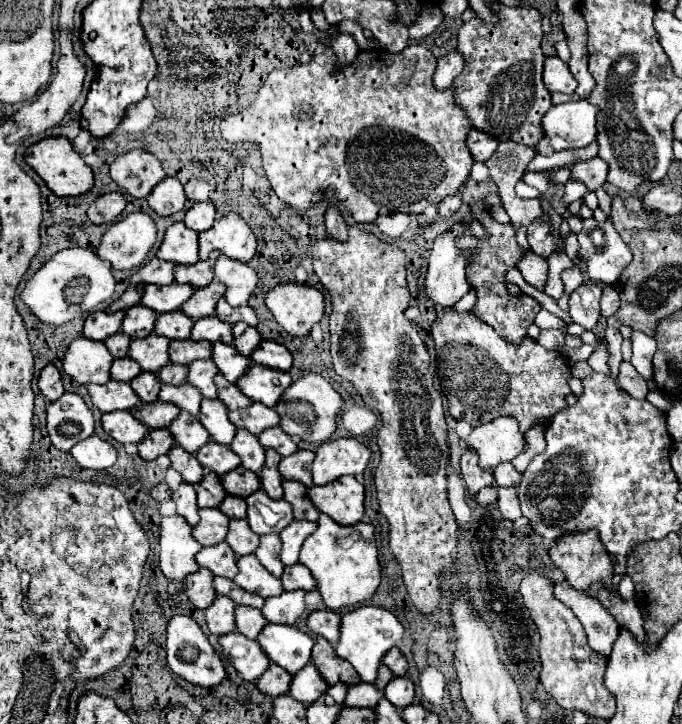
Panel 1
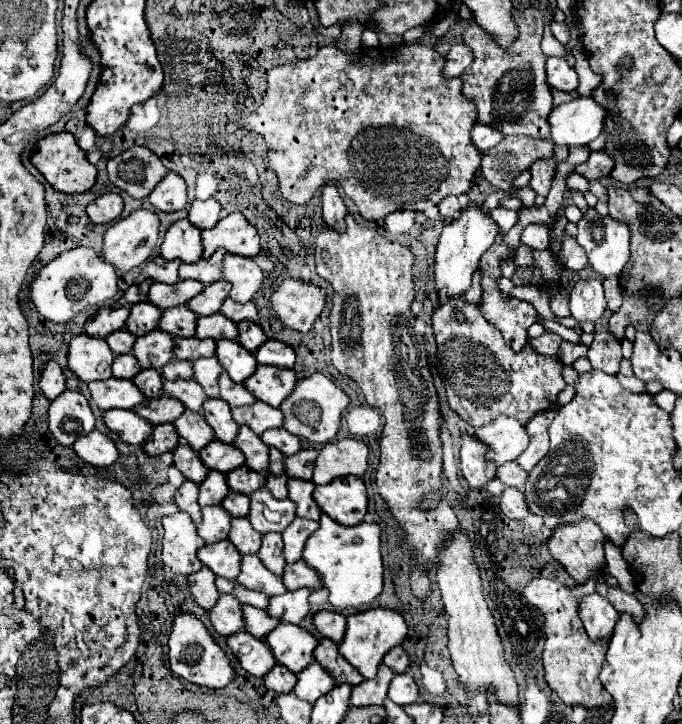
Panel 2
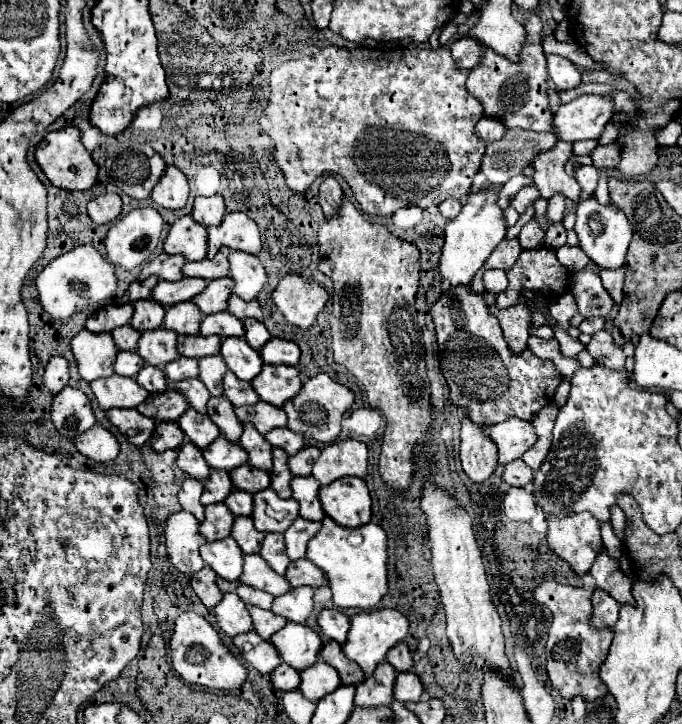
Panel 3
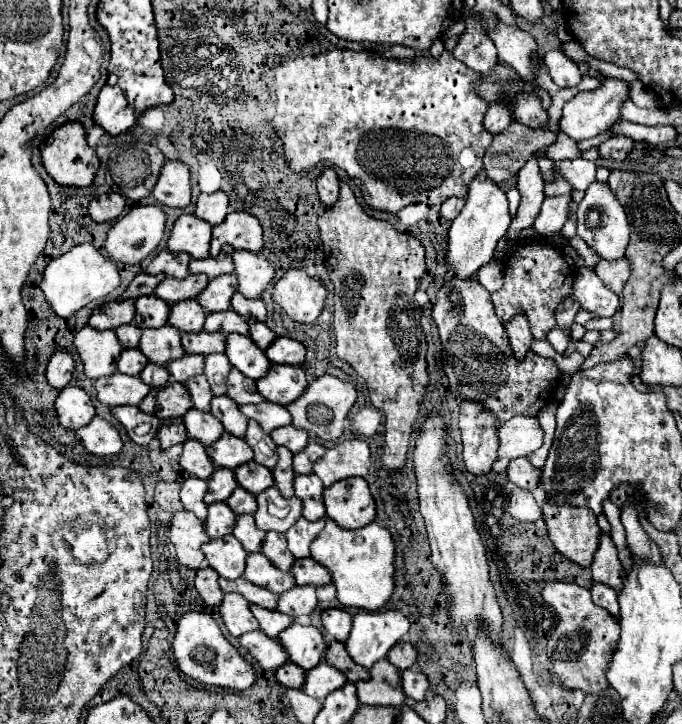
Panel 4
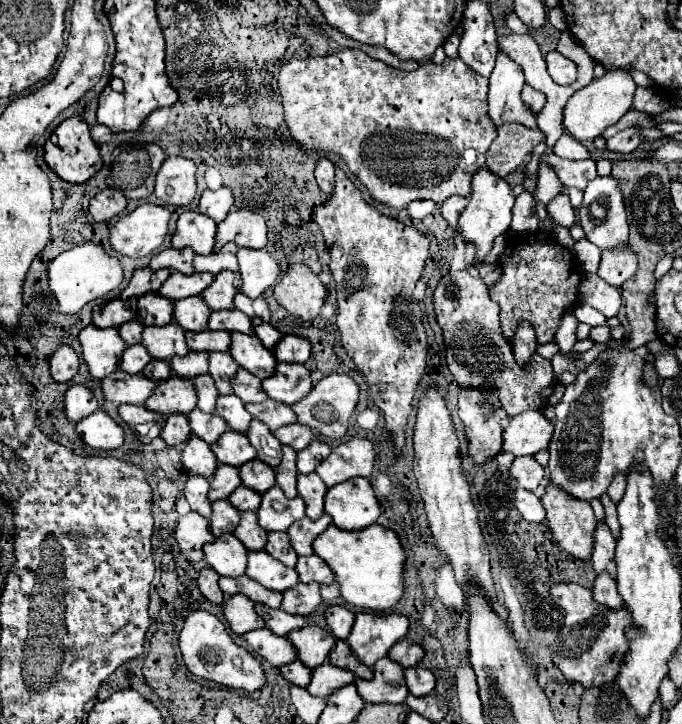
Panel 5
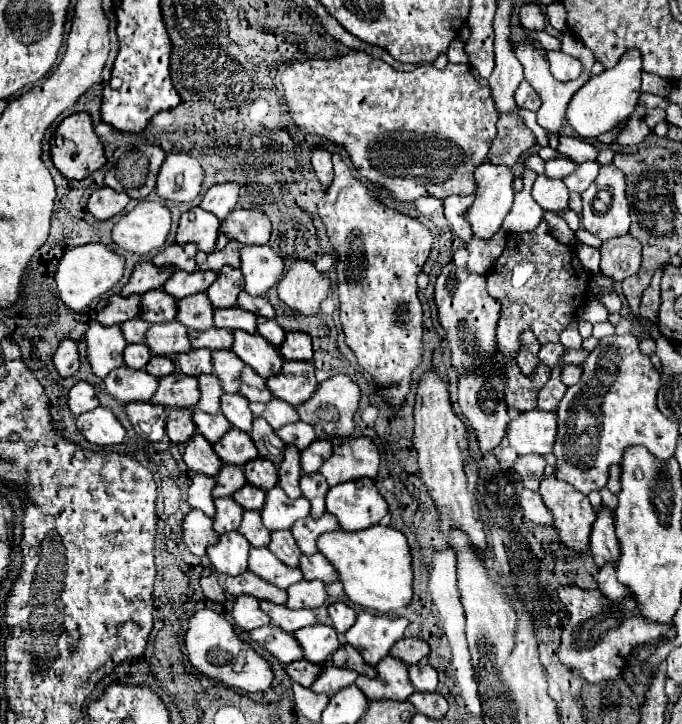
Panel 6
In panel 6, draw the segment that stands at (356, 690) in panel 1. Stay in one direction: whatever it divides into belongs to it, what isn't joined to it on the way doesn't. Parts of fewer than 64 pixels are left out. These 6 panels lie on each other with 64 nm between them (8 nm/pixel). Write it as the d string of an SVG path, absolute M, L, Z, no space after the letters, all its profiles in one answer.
M384 656L376 666L378 676L358 676L356 686L366 694L368 700L408 700L414 692L408 680L408 666L402 660Z

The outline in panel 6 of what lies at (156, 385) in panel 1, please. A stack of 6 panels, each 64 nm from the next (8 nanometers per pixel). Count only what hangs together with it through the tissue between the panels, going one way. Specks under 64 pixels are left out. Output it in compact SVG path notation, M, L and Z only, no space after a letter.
M152 356L150 362L146 364L146 372L150 372L152 376L166 376L166 374L172 374L176 370L176 364L172 364L172 358L168 356Z

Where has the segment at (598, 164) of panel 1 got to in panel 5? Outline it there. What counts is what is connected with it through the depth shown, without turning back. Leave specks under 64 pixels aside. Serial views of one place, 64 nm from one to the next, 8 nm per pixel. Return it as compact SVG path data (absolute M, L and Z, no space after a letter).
M632 126L632 128L626 128L626 130L618 132L616 136L608 138L606 148L612 150L612 152L632 152L632 150L636 150L640 144L642 144L642 140L640 140L640 130Z

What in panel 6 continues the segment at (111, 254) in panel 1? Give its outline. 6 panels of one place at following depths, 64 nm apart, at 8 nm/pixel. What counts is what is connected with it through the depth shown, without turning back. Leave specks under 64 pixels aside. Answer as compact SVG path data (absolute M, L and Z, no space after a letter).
M140 202L114 224L112 240L124 250L146 254L164 246L170 226L170 210L162 202Z

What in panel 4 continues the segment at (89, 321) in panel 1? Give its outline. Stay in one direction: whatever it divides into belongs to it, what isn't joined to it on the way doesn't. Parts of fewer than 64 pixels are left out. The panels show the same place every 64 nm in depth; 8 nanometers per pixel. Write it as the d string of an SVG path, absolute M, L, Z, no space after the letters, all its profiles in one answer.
M116 300L96 306L88 326L96 330L114 330L122 324L130 324L134 320L134 300Z

